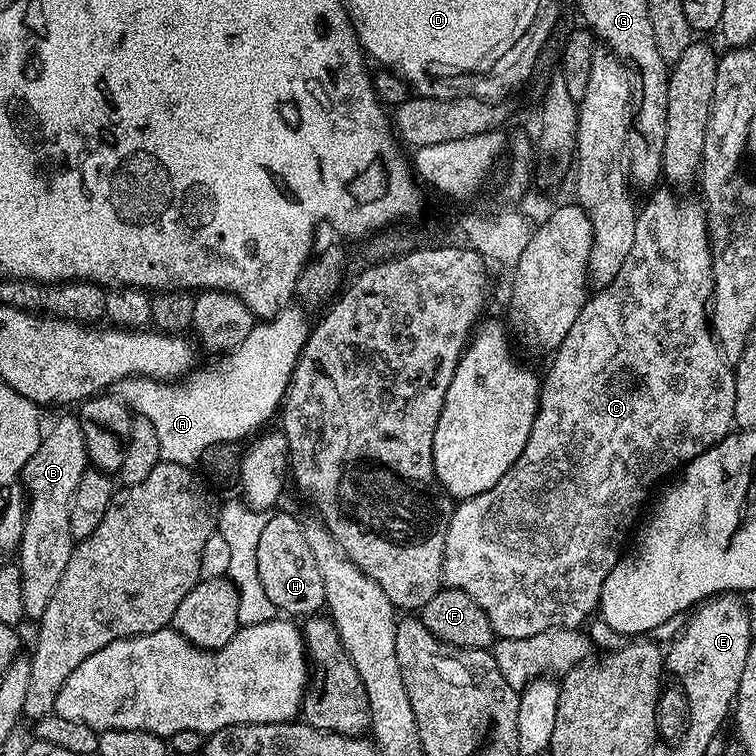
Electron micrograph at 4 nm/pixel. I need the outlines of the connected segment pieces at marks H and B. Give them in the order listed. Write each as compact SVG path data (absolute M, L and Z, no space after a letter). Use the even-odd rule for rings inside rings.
M273 511L268 516L266 526L258 537L258 578L262 578L262 587L265 588L266 595L270 597L270 602L274 602L277 613L287 614L292 618L315 616L325 607L322 574L318 574L314 554L310 554L310 545L306 543L303 523L299 519L296 521L290 513L280 511Z
M72 415L62 417L49 432L47 429L43 433L38 450L34 450L34 458L30 458L30 462L24 467L22 483L26 489L26 511L24 529L19 537L18 563L22 578L22 606L29 621L39 621L46 610L46 602L50 602L50 594L54 594L54 586L58 586L58 578L62 578L62 570L66 570L66 562L70 562L70 554L74 547L70 534L70 502L74 498L74 490L78 490L78 478L82 478L89 466L86 438L82 438L79 419Z

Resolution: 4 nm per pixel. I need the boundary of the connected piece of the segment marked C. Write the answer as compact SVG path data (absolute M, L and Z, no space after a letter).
M655 192L651 193L653 196L649 198L648 205L645 208L643 205L637 211L634 246L630 246L630 254L626 254L626 262L622 262L618 278L589 295L578 318L574 318L574 326L570 326L570 334L566 334L566 338L551 357L553 360L548 373L543 373L540 405L536 411L534 426L530 430L530 438L526 442L526 450L522 450L518 462L514 462L514 466L510 466L510 470L506 470L502 478L498 478L494 487L474 498L459 501L450 518L442 558L443 583L449 588L470 594L470 598L474 598L474 602L478 602L478 606L486 610L486 618L490 618L492 631L501 640L530 638L551 628L575 628L583 625L597 611L602 582L606 582L606 574L610 574L610 570L614 570L614 566L620 561L621 549L625 547L624 539L627 538L628 531L648 496L648 487L658 483L672 471L675 473L683 469L684 465L701 456L707 448L715 448L719 440L733 431L736 418L736 373L733 365L729 364L720 352L720 345L716 343L710 327L712 252L708 249L708 227L704 221L704 209L699 203L679 204L668 192Z

